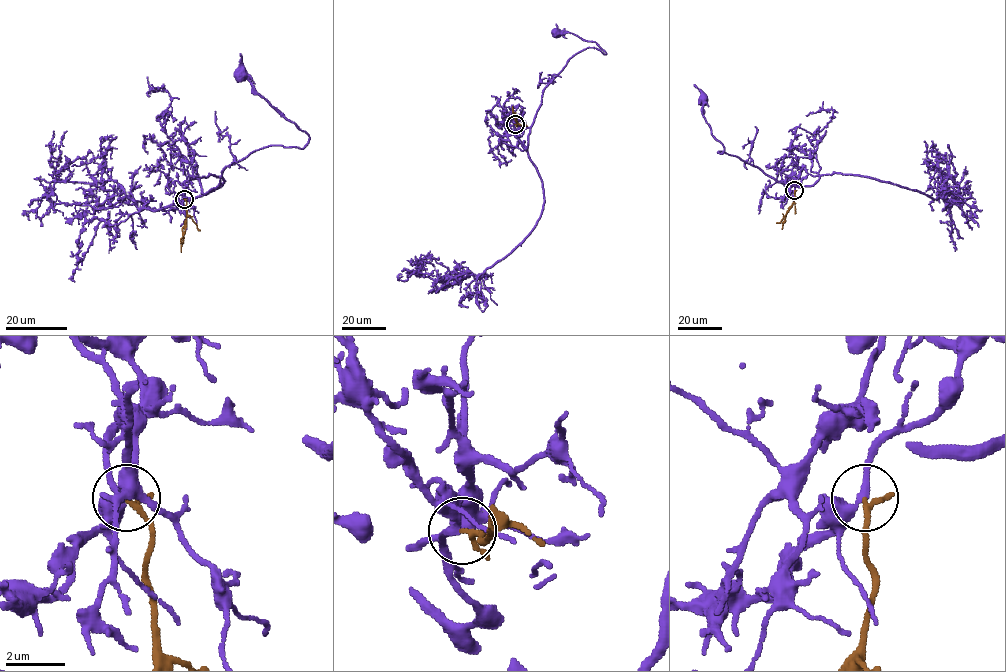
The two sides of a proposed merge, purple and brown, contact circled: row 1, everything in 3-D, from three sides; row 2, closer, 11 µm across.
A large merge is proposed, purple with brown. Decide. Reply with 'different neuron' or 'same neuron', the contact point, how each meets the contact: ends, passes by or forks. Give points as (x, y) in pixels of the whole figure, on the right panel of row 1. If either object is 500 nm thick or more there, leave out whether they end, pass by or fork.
same neuron; place (794, 190); purple passes by; brown passes by

